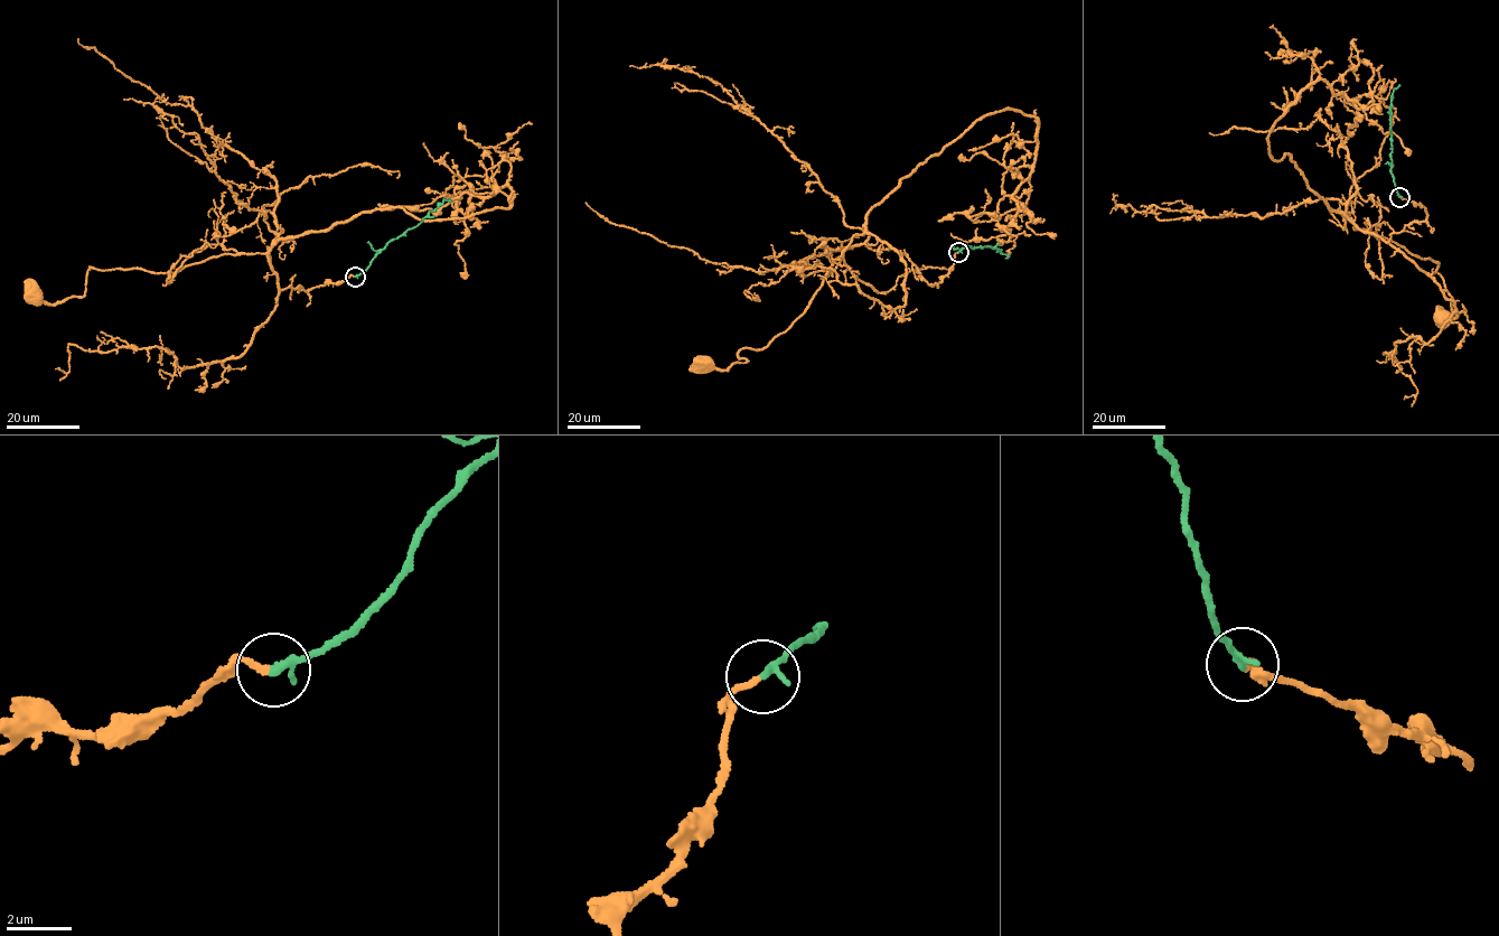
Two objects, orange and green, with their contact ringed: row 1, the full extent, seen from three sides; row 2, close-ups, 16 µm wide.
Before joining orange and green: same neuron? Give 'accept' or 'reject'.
accept

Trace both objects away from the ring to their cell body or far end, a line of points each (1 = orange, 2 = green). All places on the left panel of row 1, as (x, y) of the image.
1: (354, 277), (279, 289), (266, 254), (228, 253), (168, 274), (92, 267), (81, 297), (53, 305), (33, 295)
2: (355, 277), (391, 241), (414, 227), (444, 199), (450, 202), (449, 198)

